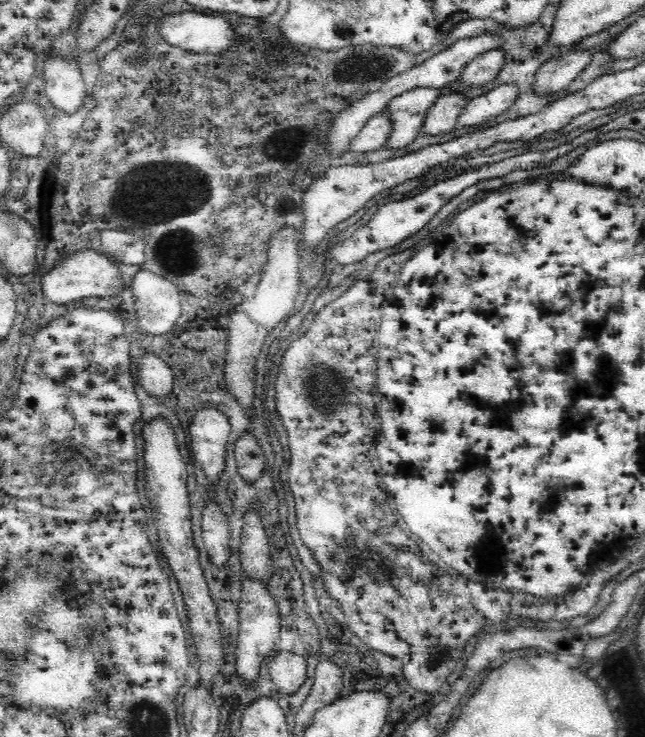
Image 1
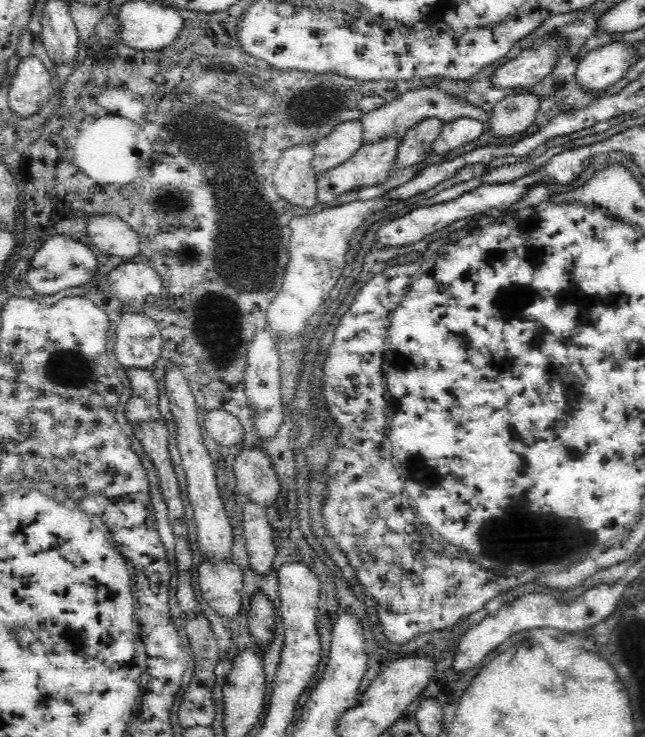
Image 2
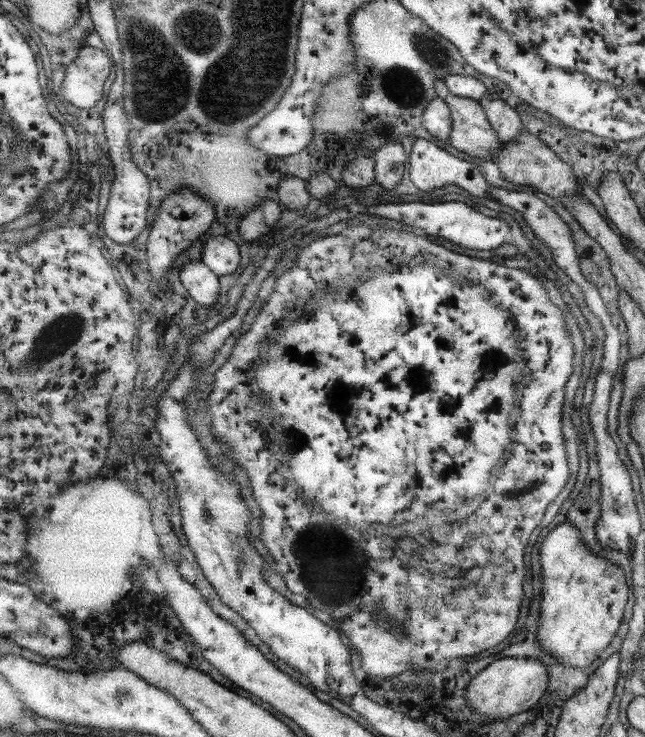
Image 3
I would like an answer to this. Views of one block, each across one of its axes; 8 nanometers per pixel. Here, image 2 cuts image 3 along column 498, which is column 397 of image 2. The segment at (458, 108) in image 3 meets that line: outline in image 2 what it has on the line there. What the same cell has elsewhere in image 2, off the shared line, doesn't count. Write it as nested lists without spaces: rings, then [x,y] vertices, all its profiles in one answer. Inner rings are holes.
[[[384,138],[384,140],[376,140],[370,144],[362,145],[350,160],[326,170],[317,178],[317,202],[331,202],[336,200],[336,196],[358,190],[358,188],[366,188],[366,186],[380,186],[388,180],[390,169],[393,167],[396,158],[397,148],[400,138]]]

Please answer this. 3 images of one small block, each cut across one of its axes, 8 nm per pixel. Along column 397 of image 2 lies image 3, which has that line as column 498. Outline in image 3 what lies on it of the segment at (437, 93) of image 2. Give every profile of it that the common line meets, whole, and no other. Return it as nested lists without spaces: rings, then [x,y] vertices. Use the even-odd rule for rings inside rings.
[[[487,92],[478,100],[492,128],[496,131],[500,142],[512,142],[516,140],[516,136],[523,130],[520,115],[507,106],[506,102],[500,98],[496,93]]]

